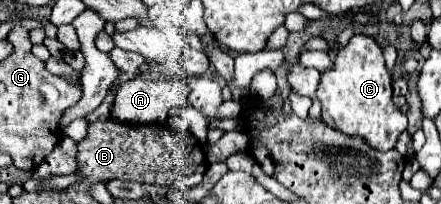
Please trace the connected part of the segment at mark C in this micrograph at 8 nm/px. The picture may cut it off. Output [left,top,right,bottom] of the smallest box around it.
[317,36,407,150]

